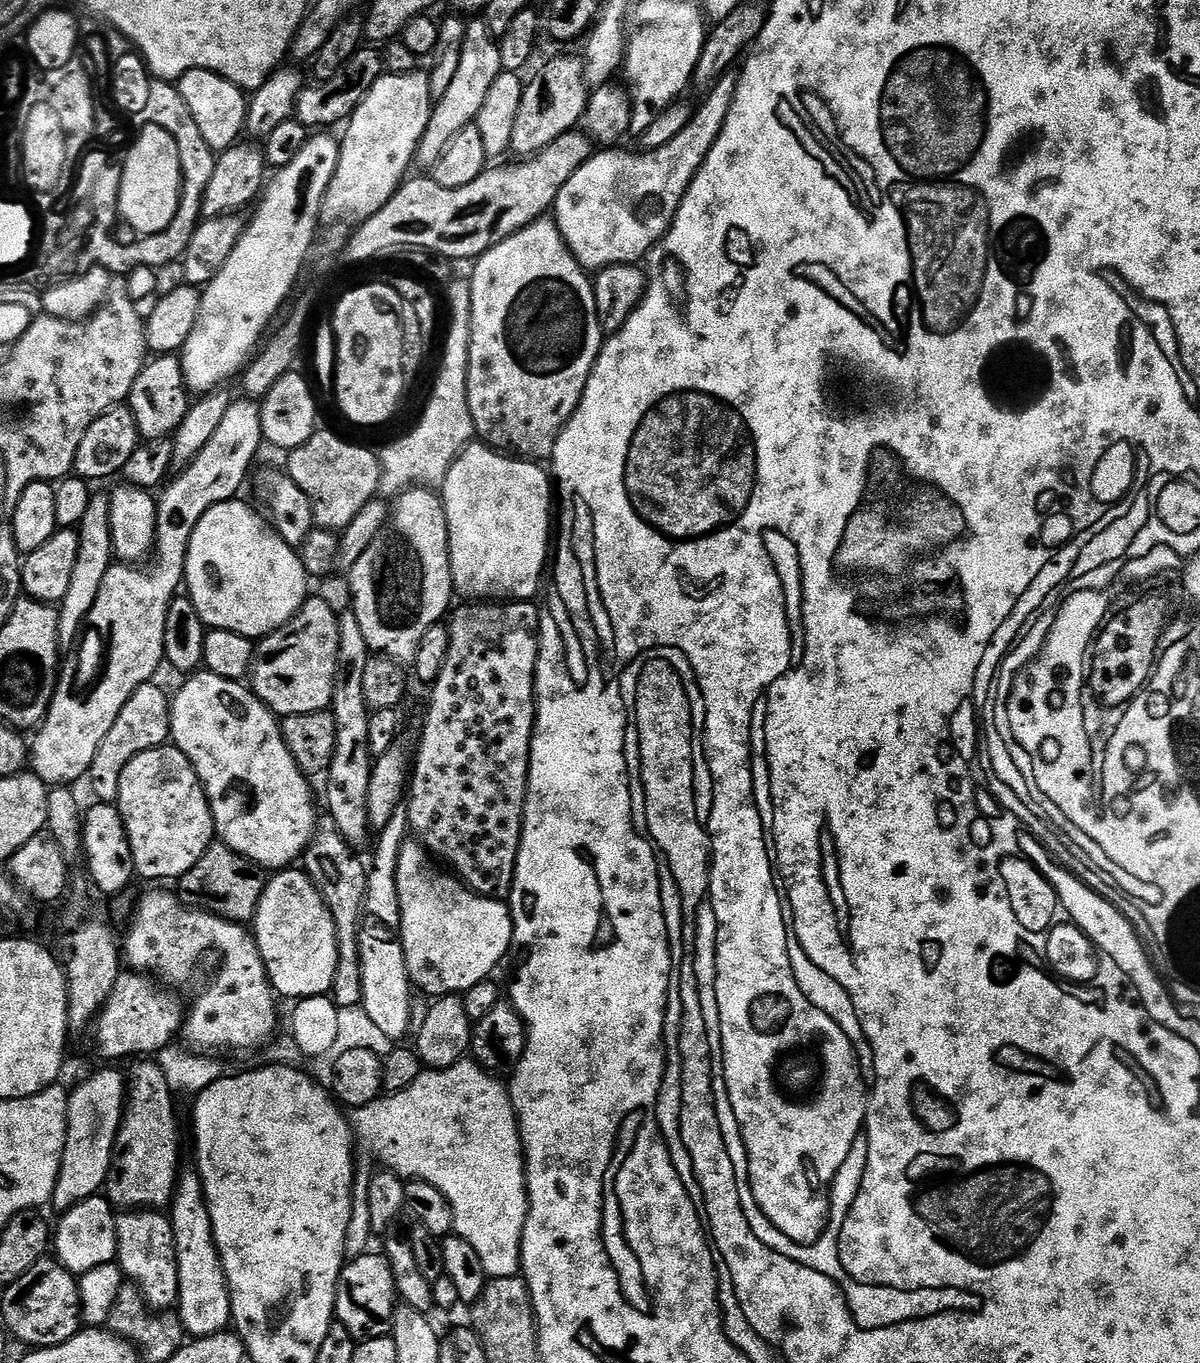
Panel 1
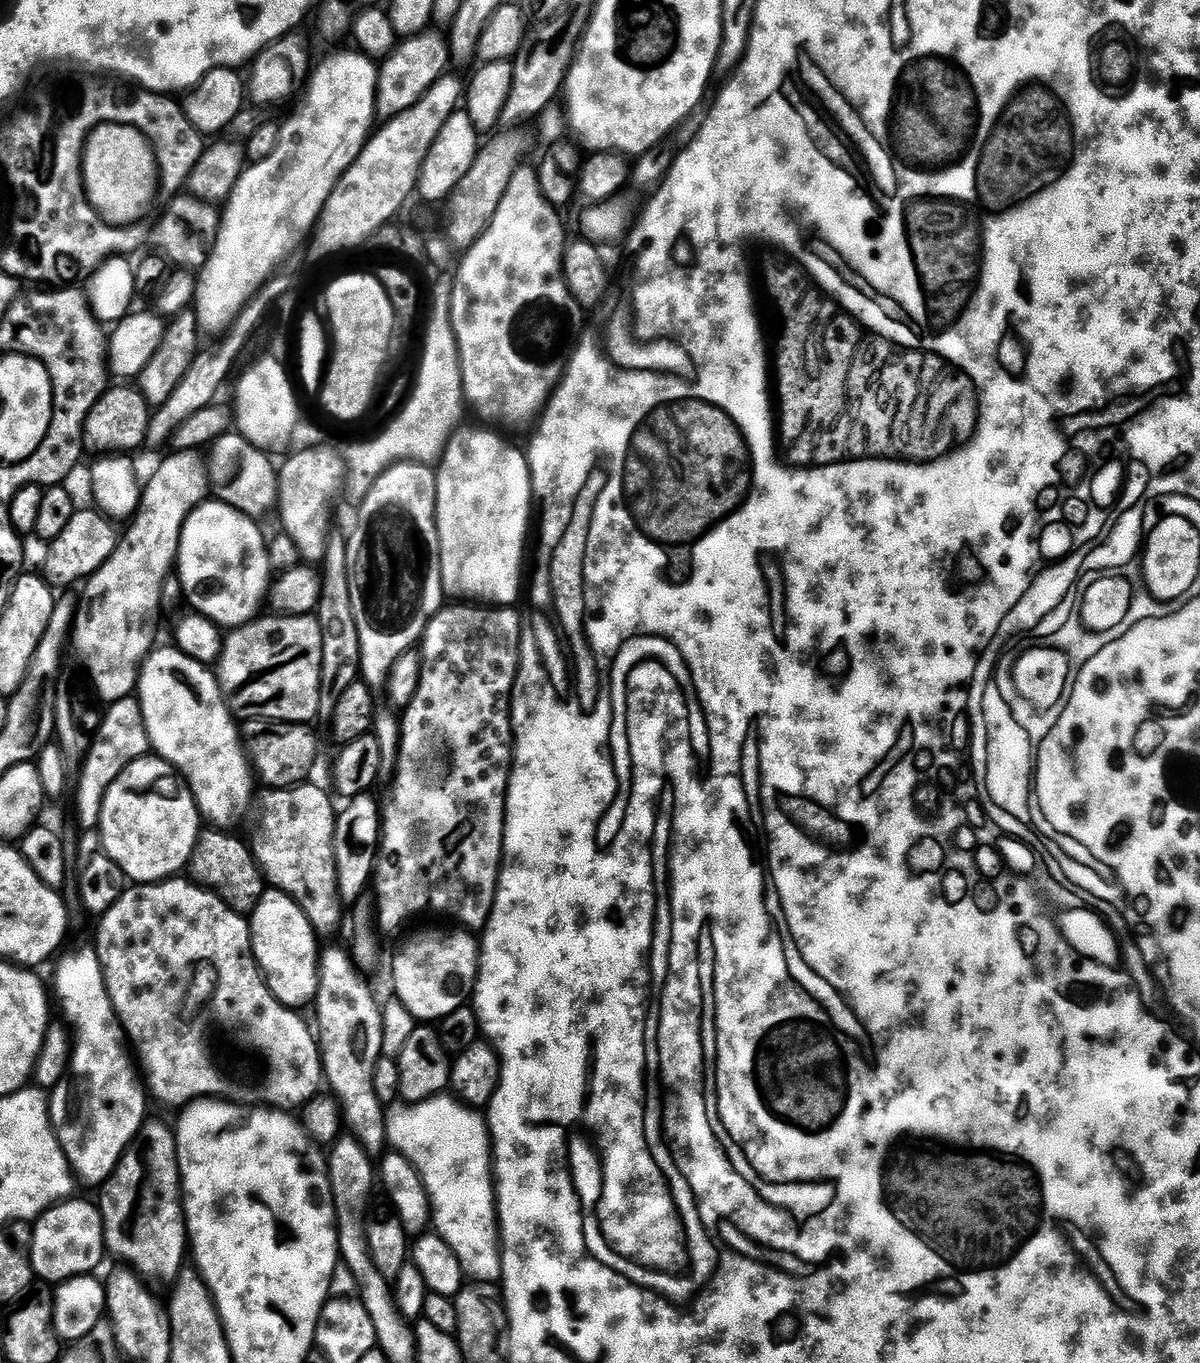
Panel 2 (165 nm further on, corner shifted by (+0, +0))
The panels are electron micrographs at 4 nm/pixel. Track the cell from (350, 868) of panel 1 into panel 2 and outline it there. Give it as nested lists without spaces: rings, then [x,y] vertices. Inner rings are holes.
[[[312,783],[265,791],[264,813],[260,816],[256,833],[250,839],[250,847],[252,855],[260,863],[265,881],[294,898],[317,937],[324,938],[339,930],[346,908],[340,899],[334,850],[338,808],[332,805],[326,789]]]

